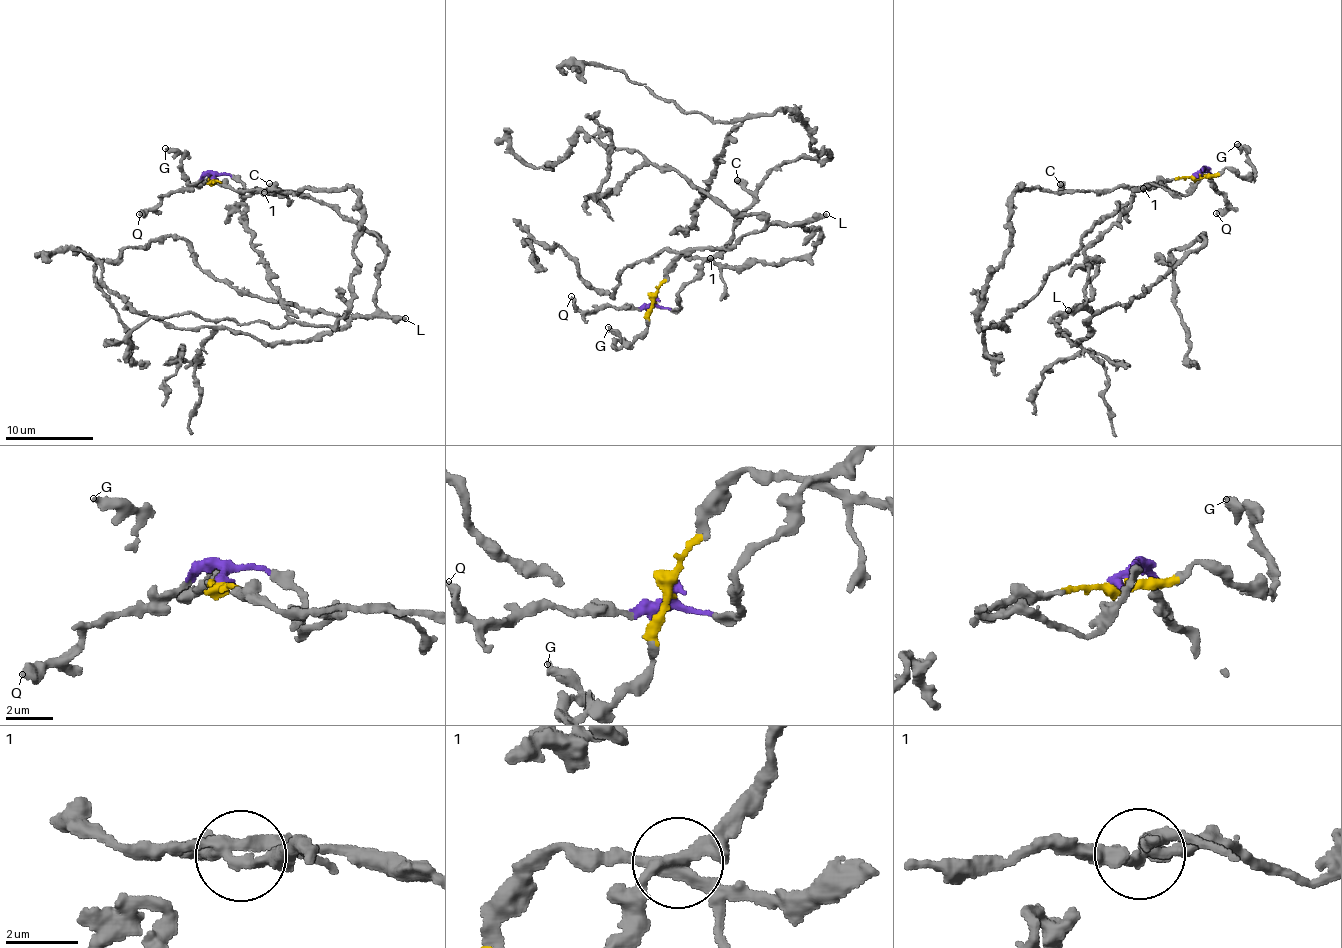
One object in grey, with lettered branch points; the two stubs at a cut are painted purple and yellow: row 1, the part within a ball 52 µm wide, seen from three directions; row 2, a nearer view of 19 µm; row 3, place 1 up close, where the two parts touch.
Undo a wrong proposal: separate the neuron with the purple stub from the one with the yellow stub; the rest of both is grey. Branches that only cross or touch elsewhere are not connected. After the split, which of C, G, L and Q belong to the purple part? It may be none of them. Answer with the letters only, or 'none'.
C, Q

